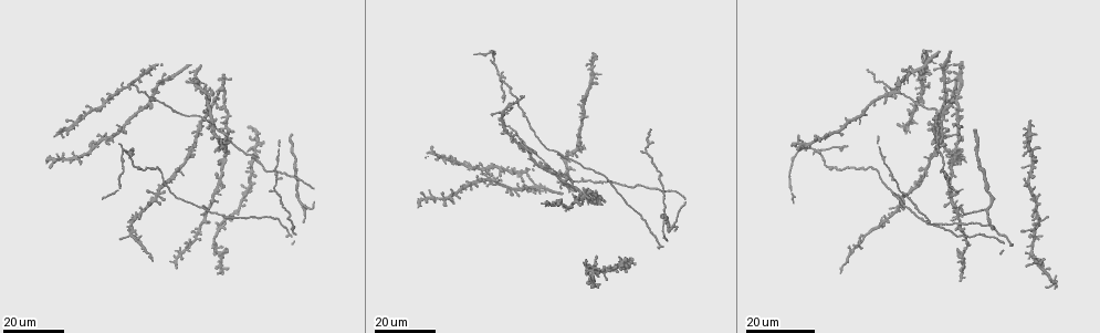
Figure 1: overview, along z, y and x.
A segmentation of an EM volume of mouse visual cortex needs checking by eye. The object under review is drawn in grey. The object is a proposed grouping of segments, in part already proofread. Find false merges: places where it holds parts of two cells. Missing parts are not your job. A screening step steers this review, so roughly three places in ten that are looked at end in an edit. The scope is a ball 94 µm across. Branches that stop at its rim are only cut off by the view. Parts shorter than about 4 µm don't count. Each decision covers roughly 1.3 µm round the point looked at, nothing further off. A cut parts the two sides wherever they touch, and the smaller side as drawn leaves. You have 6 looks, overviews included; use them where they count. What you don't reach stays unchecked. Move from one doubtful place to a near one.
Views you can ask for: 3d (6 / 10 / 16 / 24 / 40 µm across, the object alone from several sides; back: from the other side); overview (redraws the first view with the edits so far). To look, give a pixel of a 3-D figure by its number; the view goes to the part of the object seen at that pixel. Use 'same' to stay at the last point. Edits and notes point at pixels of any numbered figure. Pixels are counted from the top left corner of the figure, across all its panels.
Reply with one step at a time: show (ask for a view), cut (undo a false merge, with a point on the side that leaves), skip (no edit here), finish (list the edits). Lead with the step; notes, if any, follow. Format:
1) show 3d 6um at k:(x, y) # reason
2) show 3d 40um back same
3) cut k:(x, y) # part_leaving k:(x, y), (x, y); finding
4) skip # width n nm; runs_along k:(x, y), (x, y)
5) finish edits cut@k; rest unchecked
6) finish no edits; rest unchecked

show 3d 16um at 1:(577, 180)

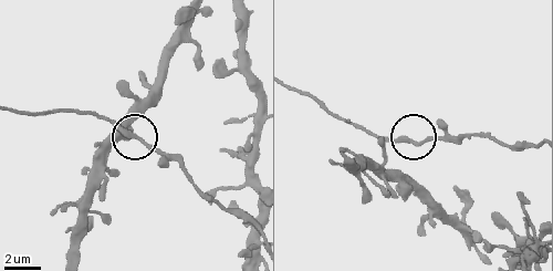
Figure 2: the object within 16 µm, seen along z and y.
show 3d 10um at 2:(419, 141)

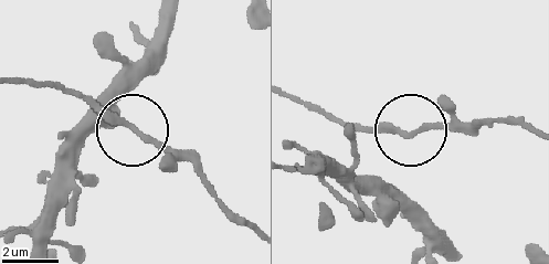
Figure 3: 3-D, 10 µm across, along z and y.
skip # width 210 nm; one cell here

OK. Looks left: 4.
show 3d 24um at 1:(503, 113) # small branch off a trunk

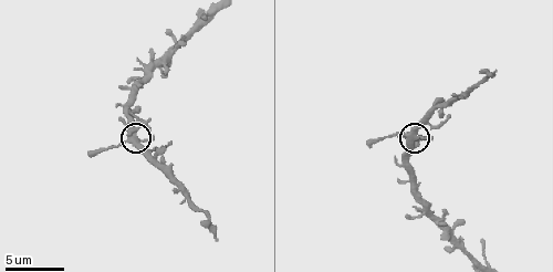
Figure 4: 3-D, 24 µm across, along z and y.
show 3d 10um at 4:(132, 141) # closer look

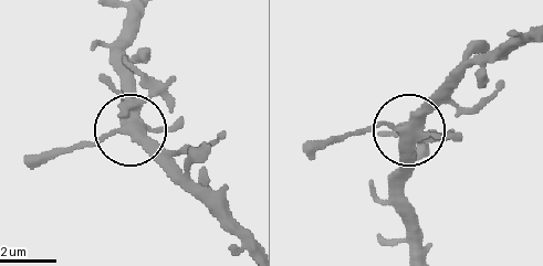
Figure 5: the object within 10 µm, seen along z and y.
skip # runs_along 5:(423, 249), (401, 184), (404, 130), (346, 135); continuous, no second cell

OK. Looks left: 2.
show 3d 24um at 1:(501, 77) # looks like a crossing

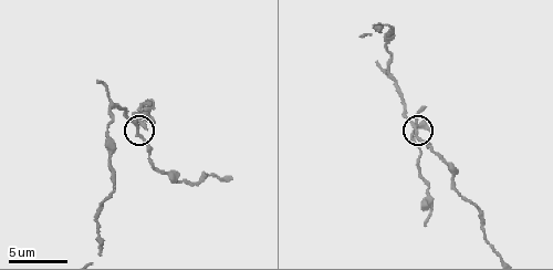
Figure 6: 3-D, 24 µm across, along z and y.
show 3d 6um at 6:(413, 124)

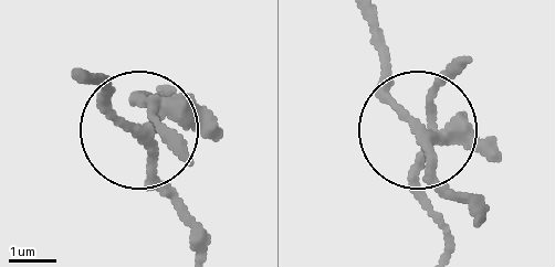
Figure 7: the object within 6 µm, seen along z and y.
cut 7:(175, 136) # side_arm 10 um; two cells meet here

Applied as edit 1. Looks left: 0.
finish edits cut@7; rest unchecked

